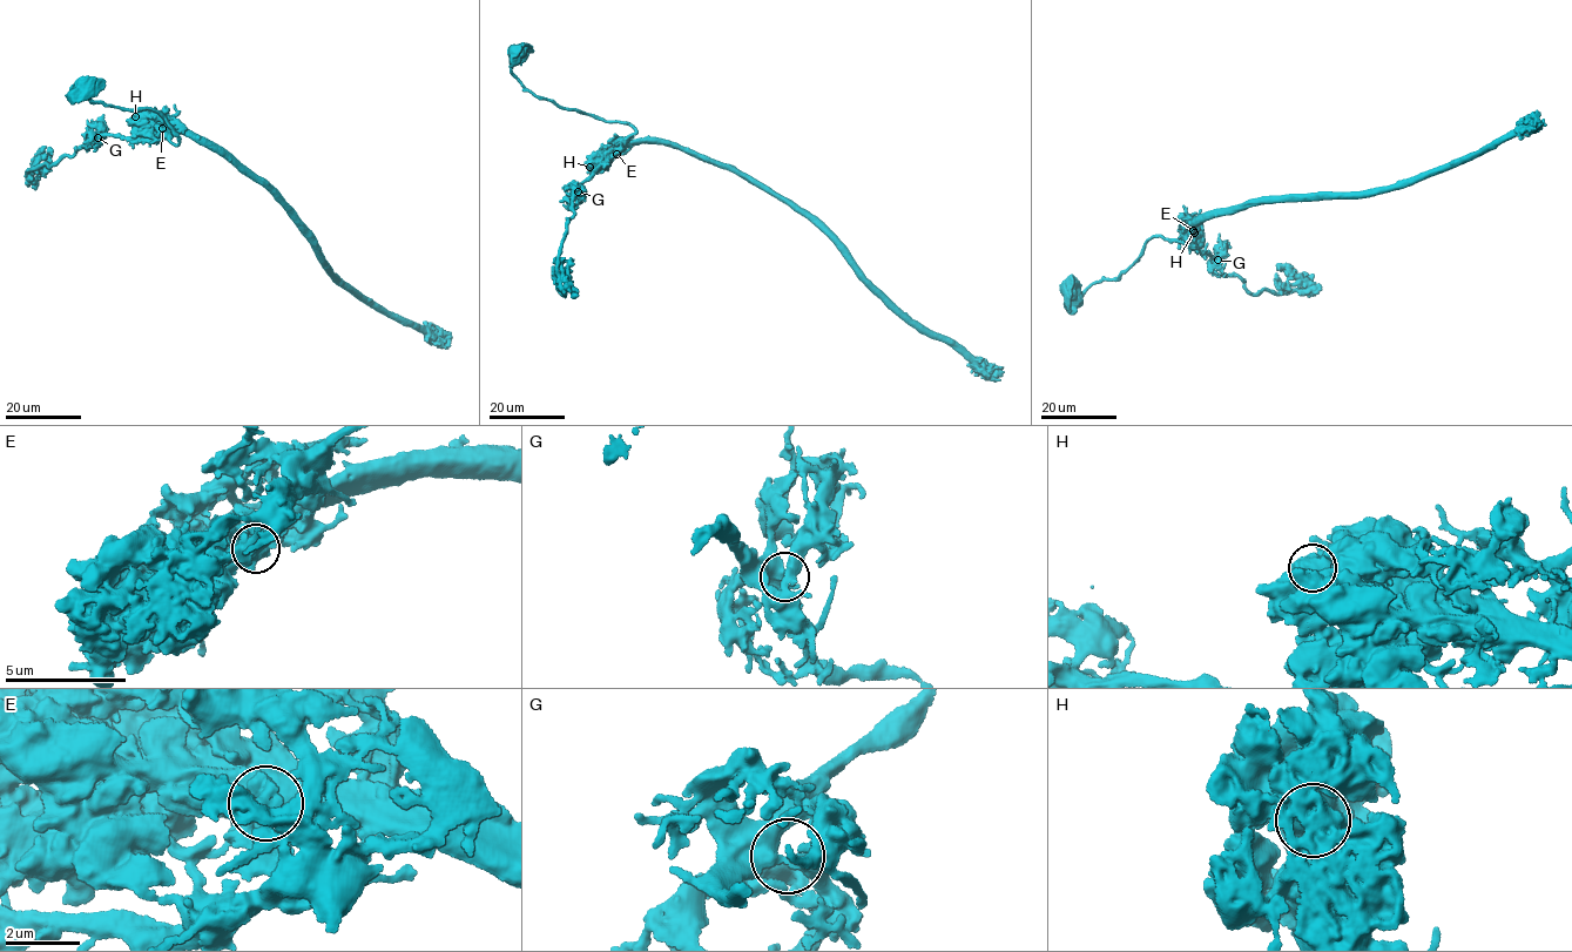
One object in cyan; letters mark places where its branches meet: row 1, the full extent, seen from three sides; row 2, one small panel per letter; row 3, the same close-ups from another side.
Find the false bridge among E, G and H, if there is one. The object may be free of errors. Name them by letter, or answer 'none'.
E

